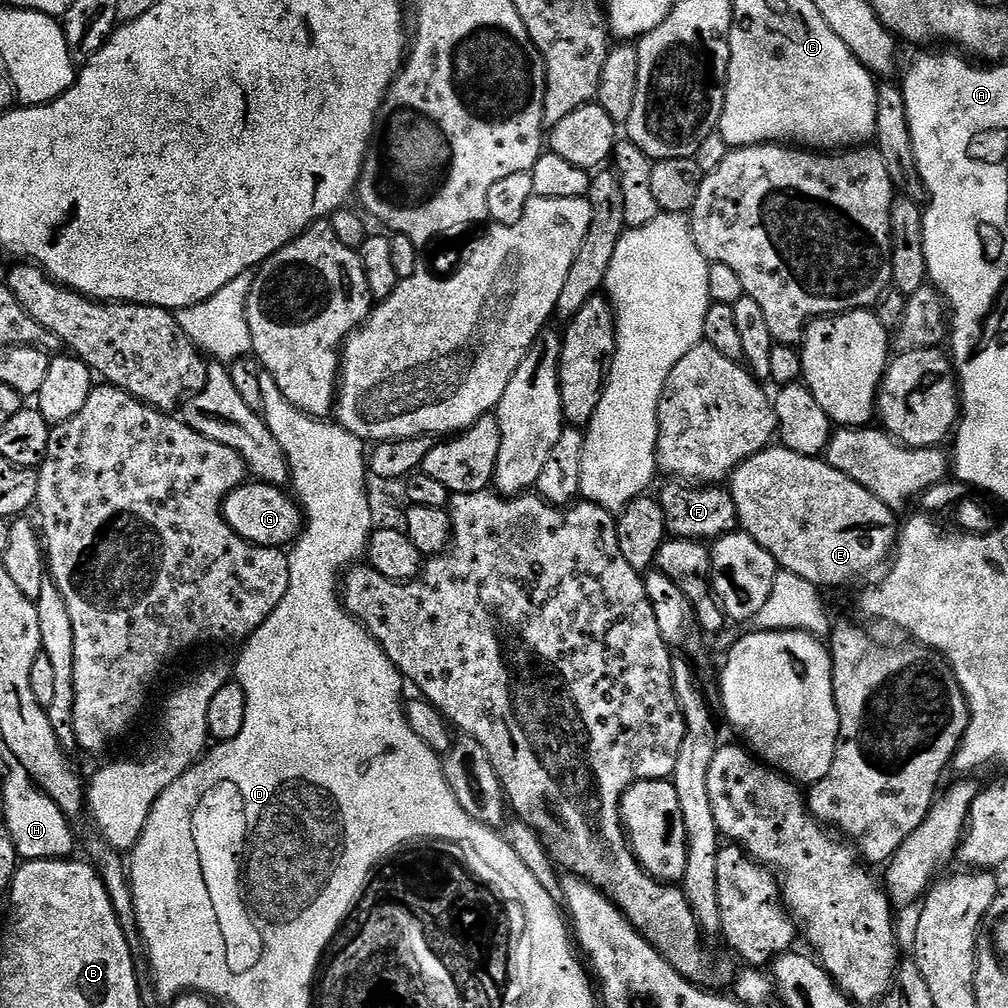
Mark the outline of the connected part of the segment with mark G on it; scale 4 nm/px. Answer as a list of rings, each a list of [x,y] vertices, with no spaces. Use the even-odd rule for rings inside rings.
[[[245,482],[224,500],[224,521],[241,539],[257,544],[259,548],[287,549],[302,531],[302,509],[299,503],[285,492],[274,484]]]

